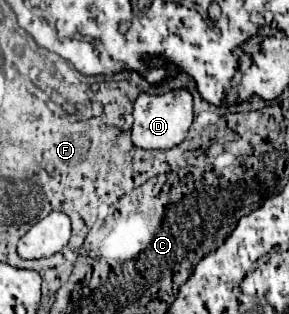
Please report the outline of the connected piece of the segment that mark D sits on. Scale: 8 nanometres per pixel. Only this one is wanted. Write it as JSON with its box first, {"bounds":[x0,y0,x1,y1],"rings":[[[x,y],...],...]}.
{"bounds":[132,93,192,149],"rings":[[[140,93],[140,97],[134,103],[134,125],[132,125],[132,143],[140,149],[172,149],[180,145],[186,139],[186,133],[192,125],[192,95],[190,93],[166,93],[166,95],[146,95]]]}

